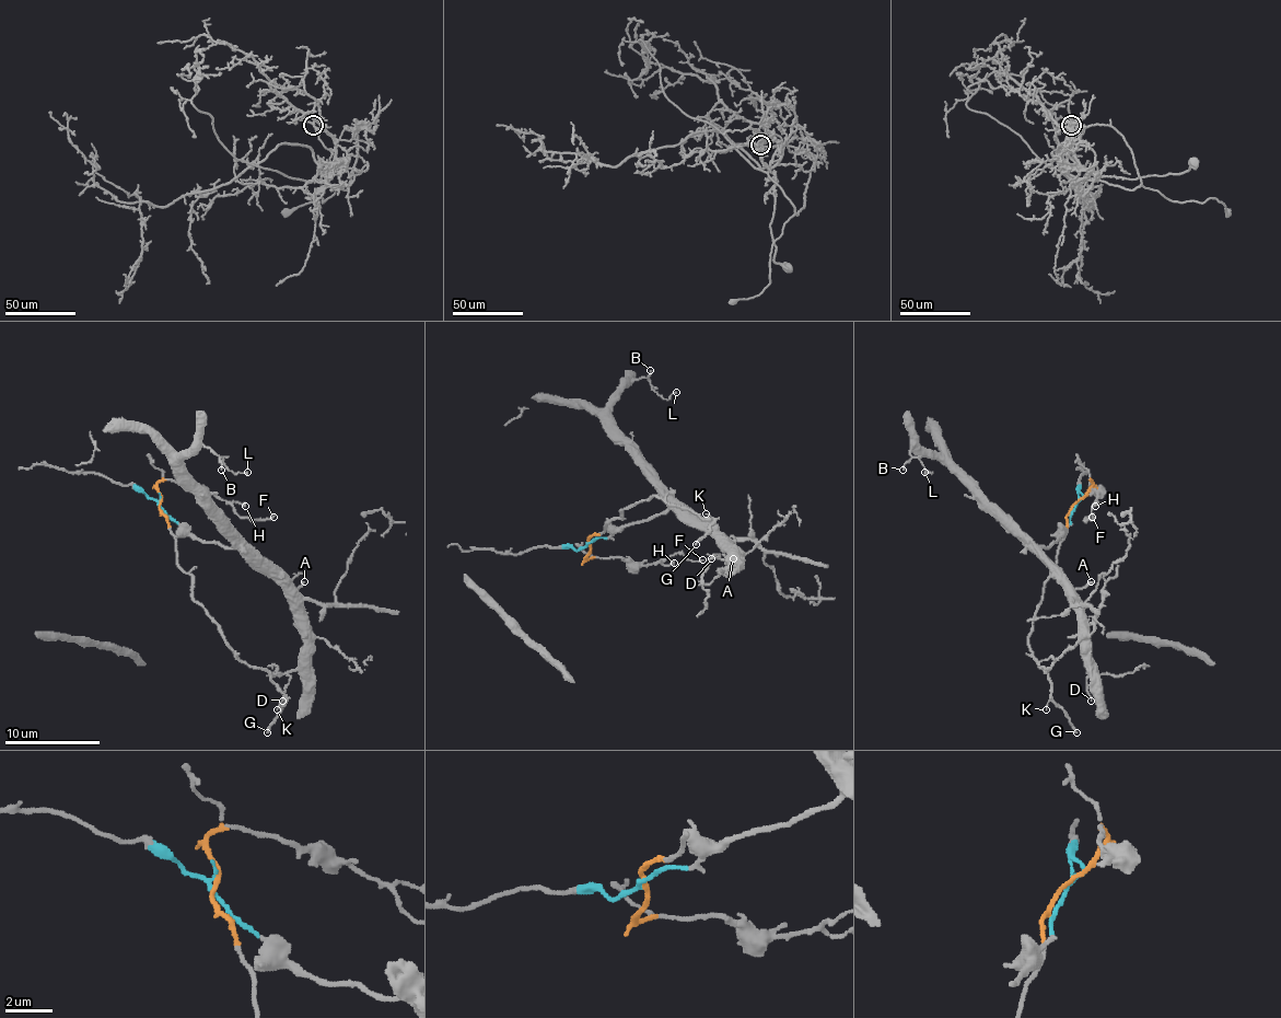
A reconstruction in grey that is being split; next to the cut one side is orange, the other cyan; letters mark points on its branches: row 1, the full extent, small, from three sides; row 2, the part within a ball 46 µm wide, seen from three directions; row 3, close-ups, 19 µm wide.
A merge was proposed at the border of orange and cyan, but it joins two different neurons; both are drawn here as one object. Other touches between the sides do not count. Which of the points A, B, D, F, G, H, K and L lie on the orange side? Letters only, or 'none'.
F, G, H, K

